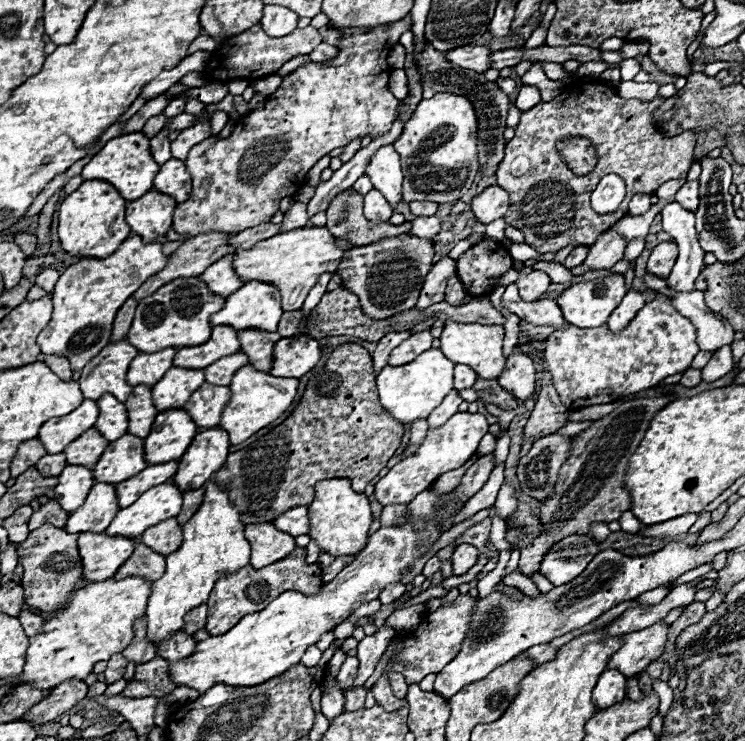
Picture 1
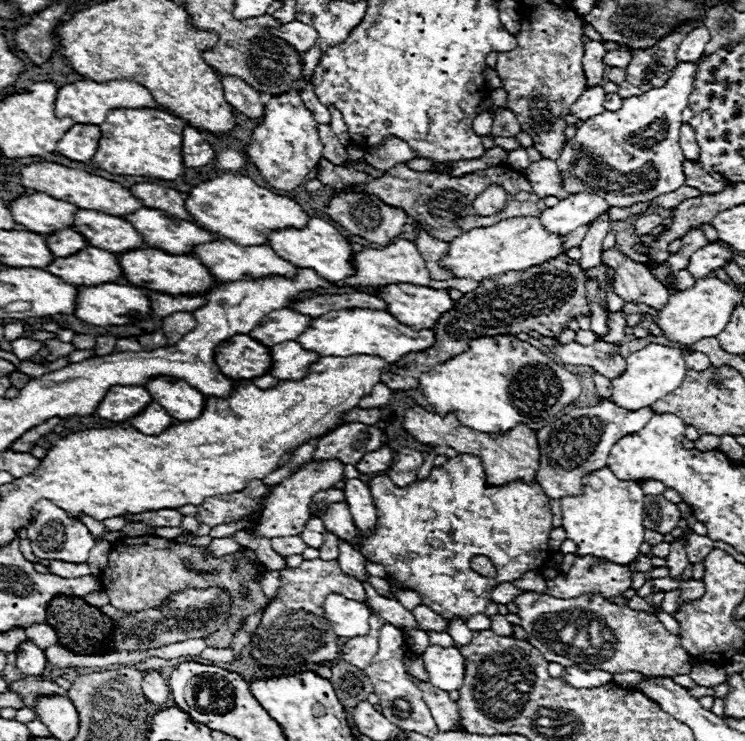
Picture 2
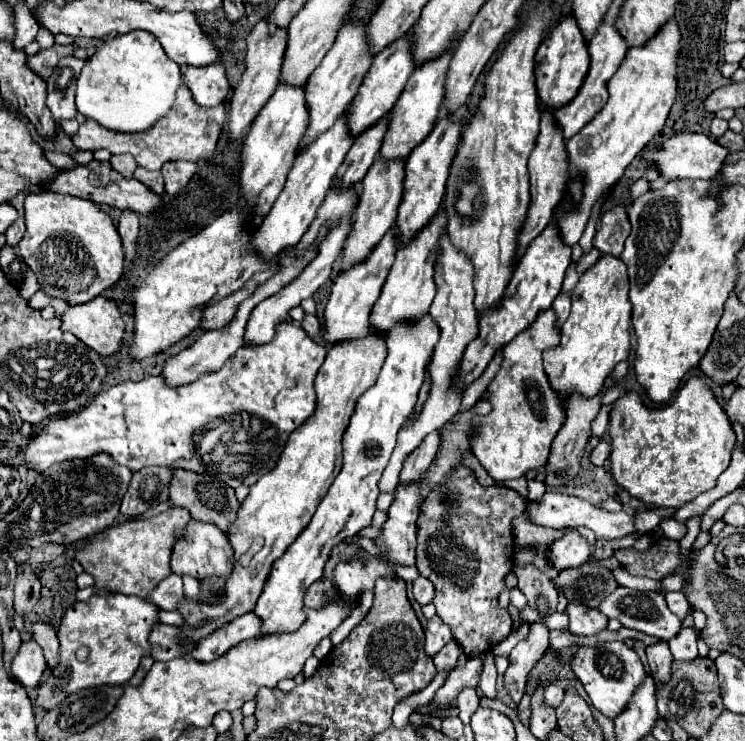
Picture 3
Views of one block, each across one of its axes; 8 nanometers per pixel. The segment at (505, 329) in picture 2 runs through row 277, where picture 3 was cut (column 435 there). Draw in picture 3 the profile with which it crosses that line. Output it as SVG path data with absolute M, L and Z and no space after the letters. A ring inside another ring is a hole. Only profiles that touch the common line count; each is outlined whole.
M458 468L440 492L432 492L422 504L422 516L418 524L418 546L416 546L416 566L424 578L428 578L434 588L434 606L438 616L450 626L452 636L464 650L464 654L484 654L492 646L506 640L512 632L512 618L506 610L498 608L498 596L506 588L504 578L514 568L514 534L512 520L518 518L526 508L526 500L510 488L480 486L476 474L470 468Z

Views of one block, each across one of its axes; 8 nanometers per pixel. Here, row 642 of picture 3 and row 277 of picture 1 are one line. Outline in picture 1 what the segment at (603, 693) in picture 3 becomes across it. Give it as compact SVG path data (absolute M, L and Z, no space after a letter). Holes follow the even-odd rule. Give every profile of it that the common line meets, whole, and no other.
M612 274L572 284L556 302L568 324L578 328L596 328L608 322L608 316L622 302L626 292L624 274Z

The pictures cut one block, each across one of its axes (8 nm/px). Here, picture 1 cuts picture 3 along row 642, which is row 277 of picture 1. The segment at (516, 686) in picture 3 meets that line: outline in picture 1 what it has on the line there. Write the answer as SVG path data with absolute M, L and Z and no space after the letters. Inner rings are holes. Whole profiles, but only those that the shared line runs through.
M534 270L530 274L522 274L516 280L516 286L518 286L522 300L528 300L528 302L540 300L542 294L548 292L548 284L550 284L550 278L540 270Z

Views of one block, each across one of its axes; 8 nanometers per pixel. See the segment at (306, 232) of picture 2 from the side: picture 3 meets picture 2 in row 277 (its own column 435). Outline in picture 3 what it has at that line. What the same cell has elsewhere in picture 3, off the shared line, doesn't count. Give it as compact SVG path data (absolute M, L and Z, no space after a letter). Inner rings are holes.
M424 314L416 322L396 324L388 332L386 362L378 374L376 384L360 396L356 412L350 418L350 426L346 428L342 438L344 466L332 482L332 486L328 488L326 496L322 498L310 524L300 532L300 536L284 552L284 556L280 556L272 564L270 576L266 578L264 590L254 608L254 612L260 614L260 618L264 620L262 634L284 630L294 632L296 628L300 628L300 624L306 618L302 612L304 592L312 582L316 582L322 576L332 546L340 544L346 536L354 536L362 528L370 526L372 514L376 510L378 480L396 446L396 434L400 430L400 424L404 424L408 412L412 412L416 404L418 390L424 384L424 374L432 360L432 352L438 340L440 328L430 314Z

